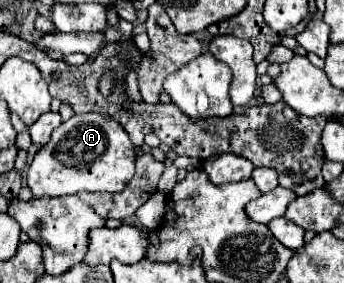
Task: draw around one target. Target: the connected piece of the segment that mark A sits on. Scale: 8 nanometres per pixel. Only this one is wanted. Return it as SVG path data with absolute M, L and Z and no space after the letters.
M85 113L63 121L51 135L49 145L33 157L27 173L27 185L35 197L61 197L79 191L119 193L135 175L135 145L129 143L125 129L109 115Z

